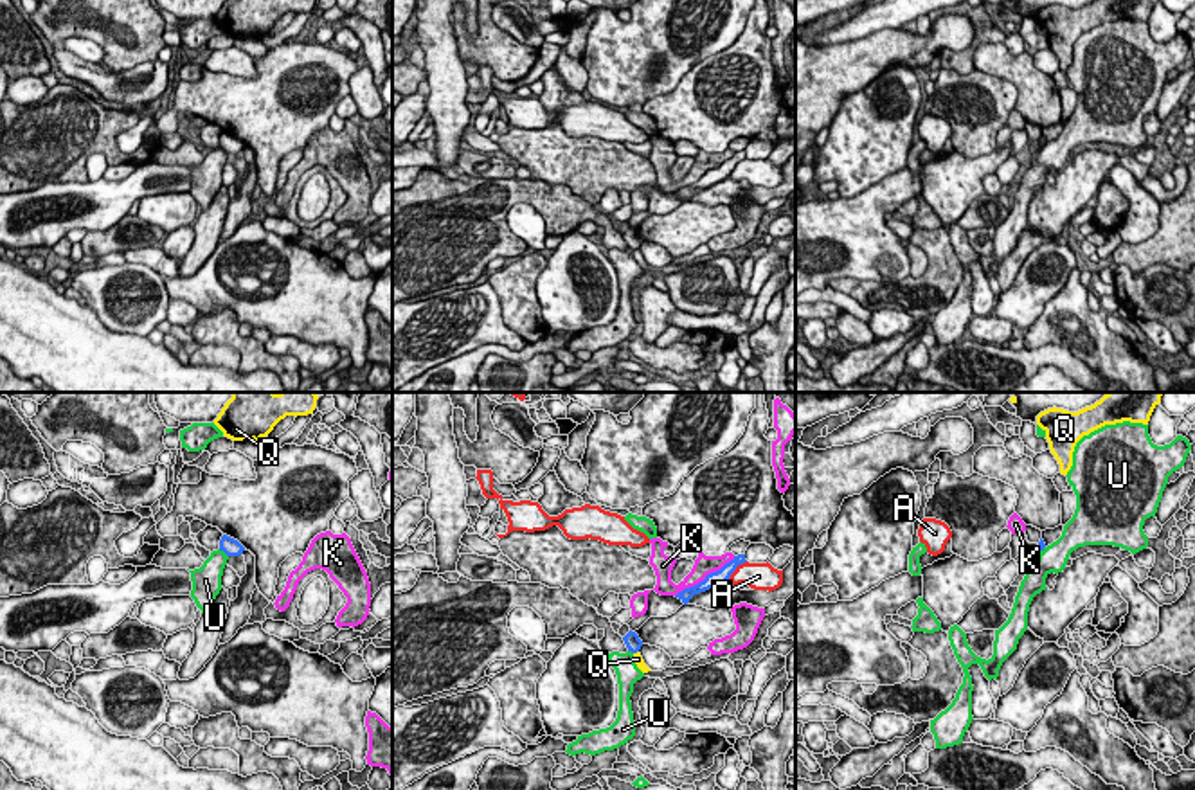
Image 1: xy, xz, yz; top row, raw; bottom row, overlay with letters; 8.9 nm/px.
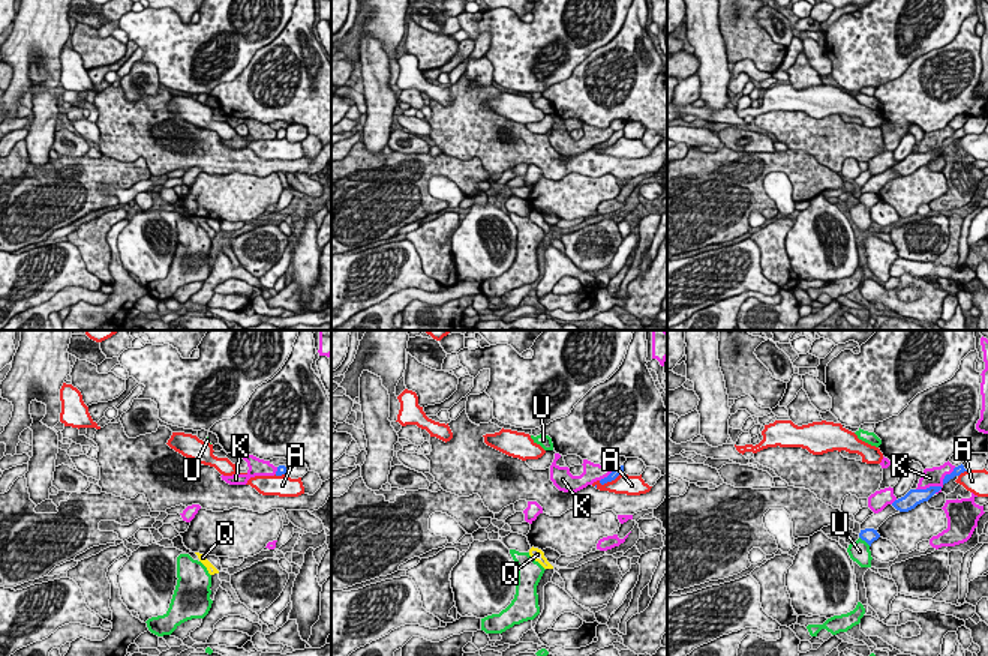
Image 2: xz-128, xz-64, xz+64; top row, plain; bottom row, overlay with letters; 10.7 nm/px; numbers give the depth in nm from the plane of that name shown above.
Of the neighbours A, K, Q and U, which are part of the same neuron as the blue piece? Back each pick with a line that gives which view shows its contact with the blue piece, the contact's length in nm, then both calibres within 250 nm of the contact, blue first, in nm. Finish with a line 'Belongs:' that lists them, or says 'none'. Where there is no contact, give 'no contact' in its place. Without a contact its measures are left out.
Belongs: none

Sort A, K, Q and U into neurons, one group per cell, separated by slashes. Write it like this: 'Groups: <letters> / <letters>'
Groups: A / K / Q / U

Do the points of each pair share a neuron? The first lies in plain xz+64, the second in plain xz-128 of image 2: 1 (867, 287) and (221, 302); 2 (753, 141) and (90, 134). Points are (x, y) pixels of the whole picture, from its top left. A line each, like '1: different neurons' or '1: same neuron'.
1: same neuron
2: different neurons

